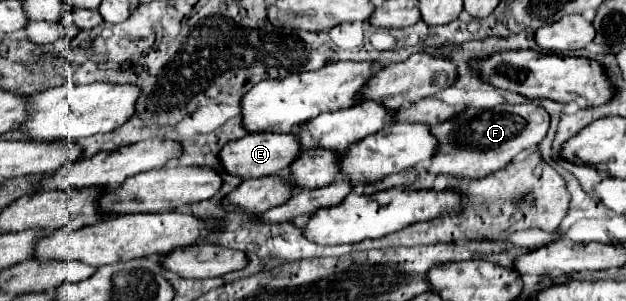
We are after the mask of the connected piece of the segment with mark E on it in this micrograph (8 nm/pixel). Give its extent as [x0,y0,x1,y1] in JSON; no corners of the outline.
[218,134,298,180]

